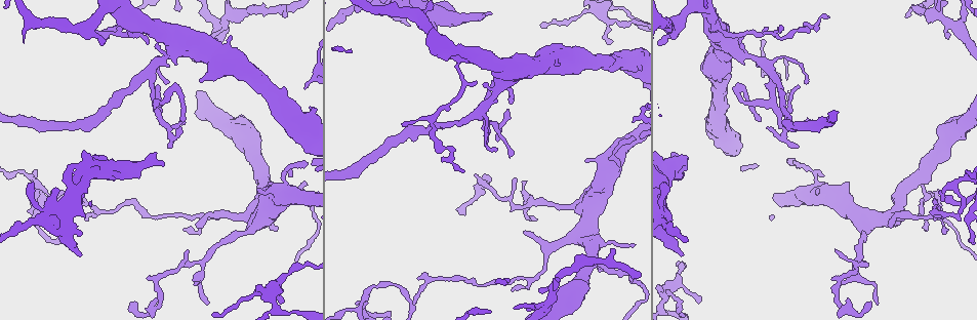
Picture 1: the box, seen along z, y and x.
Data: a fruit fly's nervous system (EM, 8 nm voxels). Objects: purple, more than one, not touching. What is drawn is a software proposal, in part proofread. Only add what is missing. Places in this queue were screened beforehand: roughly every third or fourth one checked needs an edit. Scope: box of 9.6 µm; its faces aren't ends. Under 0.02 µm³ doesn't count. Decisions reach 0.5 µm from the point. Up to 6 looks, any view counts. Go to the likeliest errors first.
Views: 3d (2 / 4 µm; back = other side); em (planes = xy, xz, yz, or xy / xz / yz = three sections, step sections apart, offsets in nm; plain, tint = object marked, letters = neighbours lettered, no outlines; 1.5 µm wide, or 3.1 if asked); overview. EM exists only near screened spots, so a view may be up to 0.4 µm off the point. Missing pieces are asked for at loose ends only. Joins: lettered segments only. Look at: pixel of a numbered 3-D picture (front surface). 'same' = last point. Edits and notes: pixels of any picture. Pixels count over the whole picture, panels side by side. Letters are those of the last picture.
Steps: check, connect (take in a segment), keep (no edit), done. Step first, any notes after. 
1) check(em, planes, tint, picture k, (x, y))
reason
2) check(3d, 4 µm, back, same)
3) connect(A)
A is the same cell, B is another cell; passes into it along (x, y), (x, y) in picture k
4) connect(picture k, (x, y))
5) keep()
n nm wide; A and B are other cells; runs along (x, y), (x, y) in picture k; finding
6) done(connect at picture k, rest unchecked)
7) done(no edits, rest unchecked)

check(em, planes, letters, picture 1, (406, 24))
branch stops here

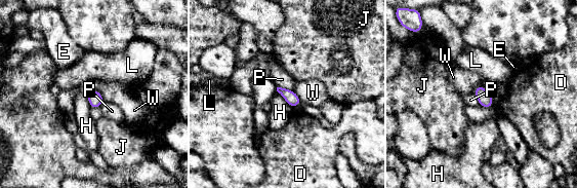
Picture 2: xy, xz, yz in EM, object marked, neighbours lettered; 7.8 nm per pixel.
keep()
H touches over 190 nm; D, E, H, J, L, P and W are other cells; none of them fits

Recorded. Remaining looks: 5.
check(em, planes, letters, picture 1, (769, 128))
branch stops here

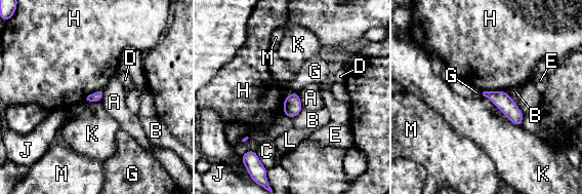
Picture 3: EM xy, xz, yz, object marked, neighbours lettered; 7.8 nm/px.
keep()
A, B, C, D, E, G, H, J, K, L and M are other cells; no lettered segment goes on from it

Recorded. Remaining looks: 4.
check(3d, 4 µm, back, picture 1, (135, 302))
free end

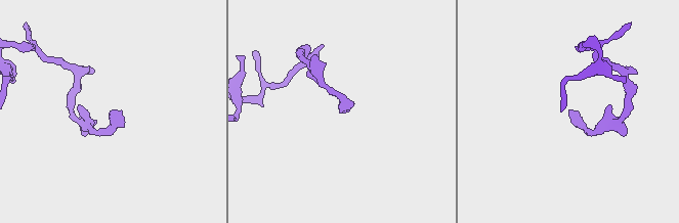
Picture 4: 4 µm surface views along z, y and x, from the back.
check(em, xz, step 8, letters, picture 4, (568, 112))
need the tissue

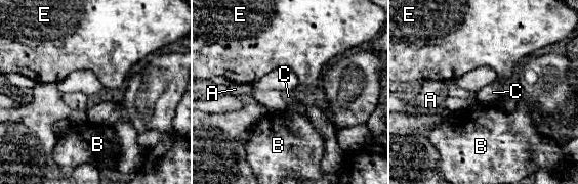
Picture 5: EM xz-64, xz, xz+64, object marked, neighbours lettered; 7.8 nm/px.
check(em, planes, letters, same)

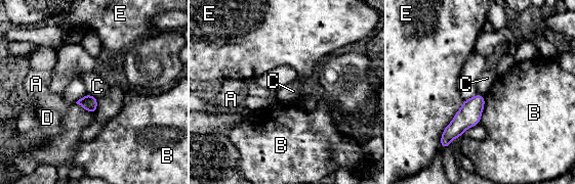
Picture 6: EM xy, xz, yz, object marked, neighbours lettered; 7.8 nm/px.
keep()
120 nm wide; A, B, C, D and E are other cells; runs along (481, 97), (443, 144) in picture 6; none of them fits

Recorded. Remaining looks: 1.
done(no edits, rest unchecked)

